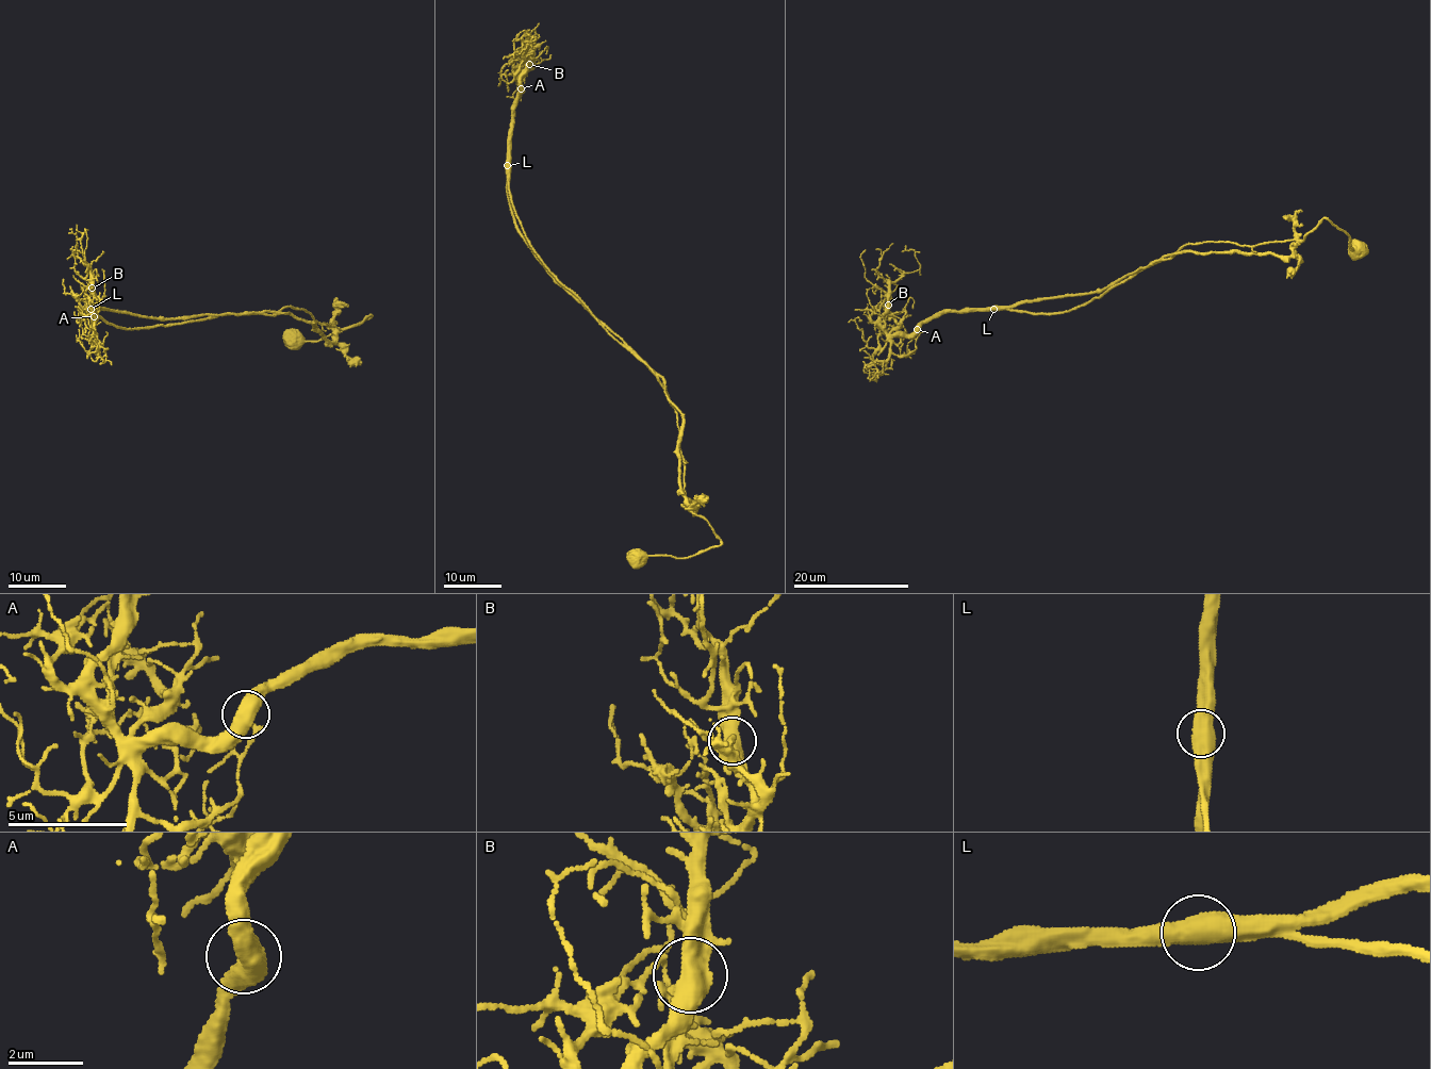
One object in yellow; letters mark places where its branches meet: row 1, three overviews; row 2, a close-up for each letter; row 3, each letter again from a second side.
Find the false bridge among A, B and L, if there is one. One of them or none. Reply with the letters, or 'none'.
none

